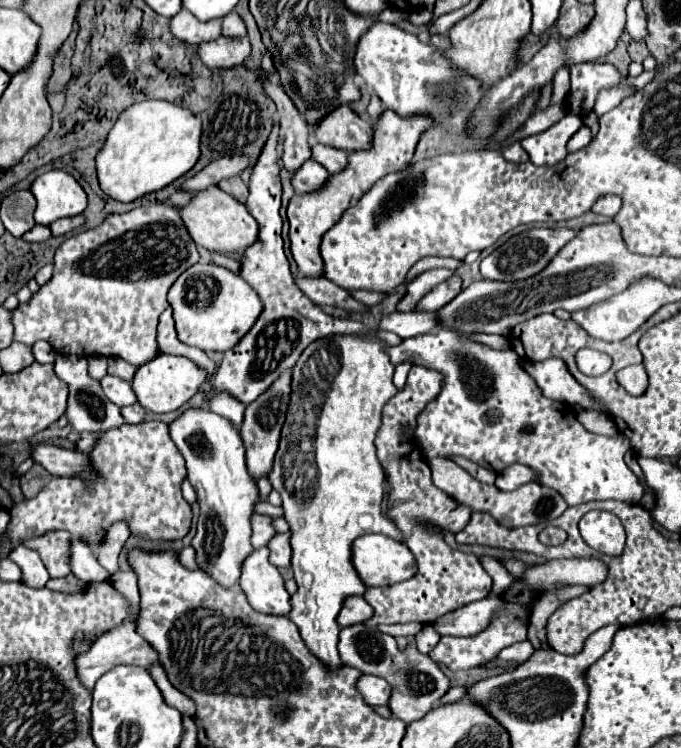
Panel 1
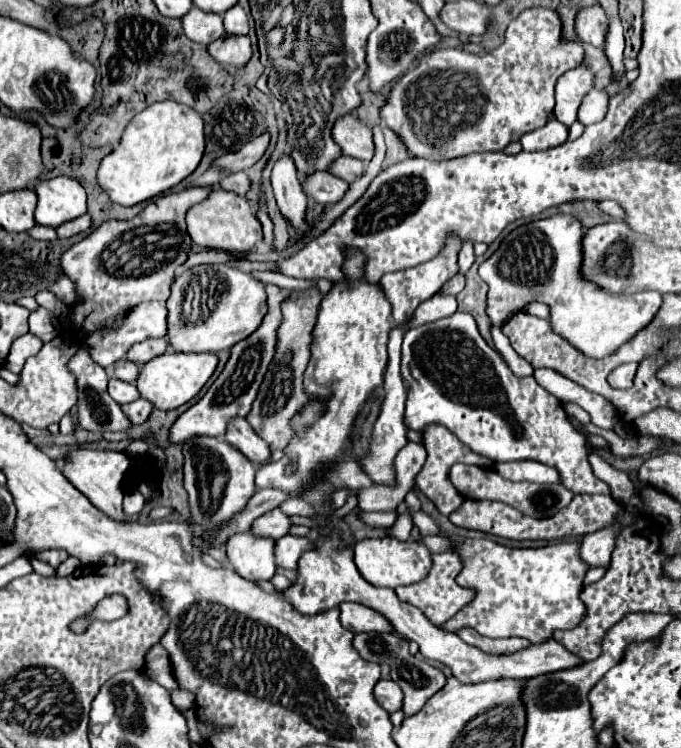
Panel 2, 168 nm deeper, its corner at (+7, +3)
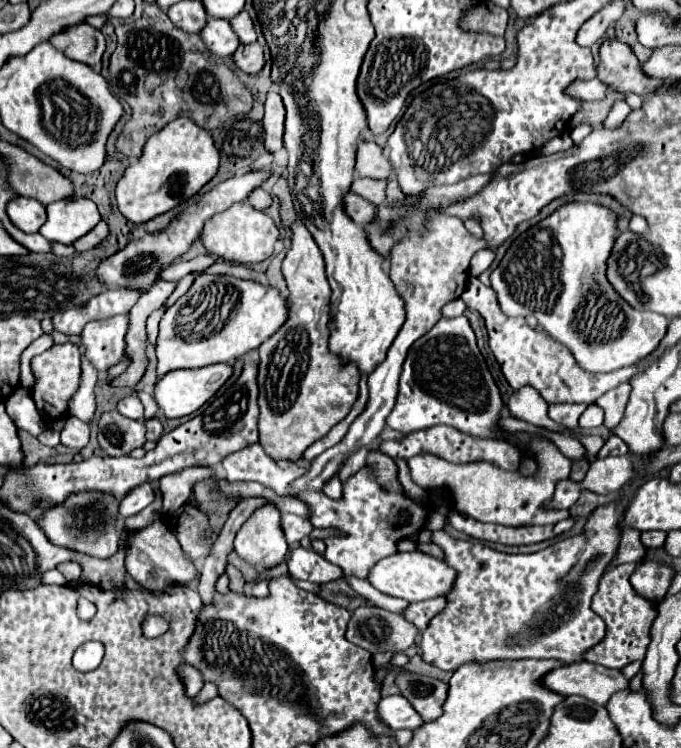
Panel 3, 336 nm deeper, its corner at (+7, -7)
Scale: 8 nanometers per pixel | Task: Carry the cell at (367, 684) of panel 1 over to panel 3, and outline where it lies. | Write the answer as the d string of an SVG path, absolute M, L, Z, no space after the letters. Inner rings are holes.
M392 695L392 697L382 697L378 703L378 713L386 725L390 725L394 731L396 729L410 729L414 731L418 725L424 721L416 715L414 707L404 699L402 695Z

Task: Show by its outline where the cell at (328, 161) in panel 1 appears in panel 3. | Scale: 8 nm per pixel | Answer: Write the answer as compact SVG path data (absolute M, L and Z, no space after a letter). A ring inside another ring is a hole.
M356 177L352 181L350 191L364 197L366 201L370 201L372 205L382 205L386 203L386 181L378 181L378 179L368 179L368 177Z

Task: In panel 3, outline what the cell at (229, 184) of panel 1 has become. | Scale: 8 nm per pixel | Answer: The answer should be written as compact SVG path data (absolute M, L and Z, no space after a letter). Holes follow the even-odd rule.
M254 189L250 195L248 195L248 201L254 209L266 209L270 203L272 203L272 195L268 195L264 189Z

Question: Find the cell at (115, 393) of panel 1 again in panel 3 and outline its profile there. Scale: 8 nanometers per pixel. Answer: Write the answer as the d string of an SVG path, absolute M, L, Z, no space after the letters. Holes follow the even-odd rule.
M130 395L130 397L124 397L122 401L118 401L116 411L122 413L124 417L130 417L130 419L142 419L144 407L136 395Z

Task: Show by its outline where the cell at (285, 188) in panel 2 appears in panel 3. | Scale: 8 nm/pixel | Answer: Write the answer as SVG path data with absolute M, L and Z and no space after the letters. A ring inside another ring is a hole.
M300 219L290 225L292 247L282 263L288 283L288 319L260 347L258 369L258 407L260 407L260 445L274 461L296 463L304 451L322 439L338 421L342 421L358 397L358 371L342 367L328 351L328 305L330 285L324 273L322 253Z

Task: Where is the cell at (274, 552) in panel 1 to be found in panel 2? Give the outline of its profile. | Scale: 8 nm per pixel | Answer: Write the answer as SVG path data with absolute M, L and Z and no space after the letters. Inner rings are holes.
M284 535L276 541L276 563L284 569L296 569L300 555L308 549L314 549L314 543L310 543L306 537Z

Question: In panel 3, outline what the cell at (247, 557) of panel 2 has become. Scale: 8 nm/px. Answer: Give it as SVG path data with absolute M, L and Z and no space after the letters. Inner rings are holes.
M264 505L236 533L234 551L258 571L280 565L288 553L278 519L278 509L274 505Z

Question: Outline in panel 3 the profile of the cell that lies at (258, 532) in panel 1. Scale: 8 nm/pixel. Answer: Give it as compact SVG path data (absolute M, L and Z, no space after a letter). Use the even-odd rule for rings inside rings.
M282 513L282 531L284 531L284 537L286 537L288 545L296 545L296 543L300 543L300 539L304 535L310 535L312 523L306 517L298 517L298 515L292 515L292 513Z

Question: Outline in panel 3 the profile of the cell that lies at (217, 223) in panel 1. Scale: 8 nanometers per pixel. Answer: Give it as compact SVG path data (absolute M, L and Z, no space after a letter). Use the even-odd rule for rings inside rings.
M240 201L228 207L226 211L214 215L204 225L200 233L200 241L206 247L208 255L216 255L224 261L250 265L250 263L260 263L274 253L274 243L278 241L278 229L268 215L264 215L262 211L256 211L250 203Z

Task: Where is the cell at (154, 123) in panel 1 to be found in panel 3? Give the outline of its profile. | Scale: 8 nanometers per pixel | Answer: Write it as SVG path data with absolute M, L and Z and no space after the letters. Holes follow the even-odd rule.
M178 117L150 135L140 159L130 165L116 183L116 203L120 213L132 223L144 223L198 193L218 171L220 155L210 131L198 127L188 117Z

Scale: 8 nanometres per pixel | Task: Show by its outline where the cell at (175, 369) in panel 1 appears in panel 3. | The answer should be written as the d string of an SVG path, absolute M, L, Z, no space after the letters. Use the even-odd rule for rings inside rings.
M224 363L212 365L212 367L202 367L202 369L176 369L156 381L154 399L168 419L184 417L184 415L190 415L196 409L200 409L226 383L226 379L230 375L232 375L232 367L224 365Z

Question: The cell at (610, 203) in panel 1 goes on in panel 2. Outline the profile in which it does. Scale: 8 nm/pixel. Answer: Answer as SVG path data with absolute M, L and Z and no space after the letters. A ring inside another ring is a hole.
M600 201L598 203L600 205L600 209L604 211L604 213L608 213L608 215L612 215L612 217L616 217L616 219L626 219L626 213L624 213L624 209L616 203L616 201Z

